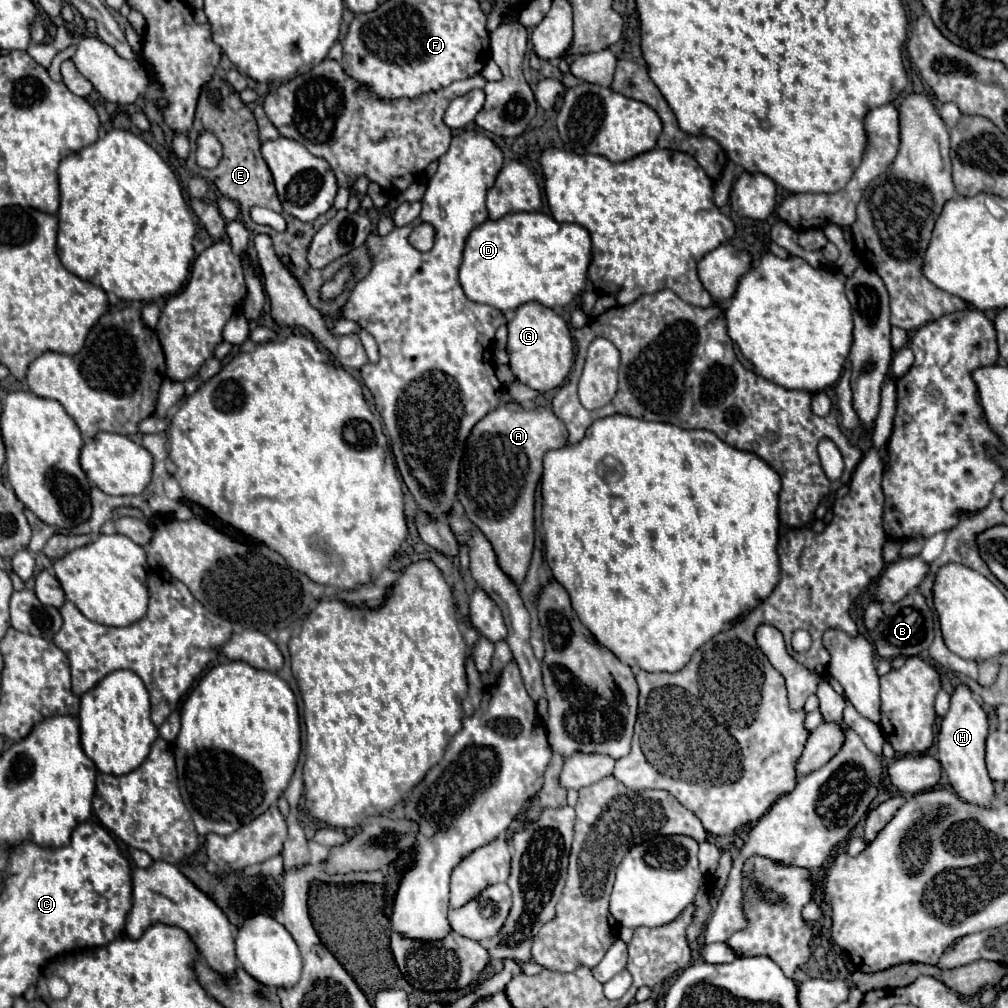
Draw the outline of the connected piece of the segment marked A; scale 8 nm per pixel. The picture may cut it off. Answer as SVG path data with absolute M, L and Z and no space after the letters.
M500 404L492 412L488 412L470 432L466 440L464 458L460 462L458 474L458 492L456 500L462 504L468 520L490 540L496 560L500 560L500 568L512 576L512 582L520 586L524 582L526 570L530 566L532 548L534 548L534 492L536 484L542 476L542 456L548 450L560 448L566 444L568 432L562 420L558 420L546 408L534 410L510 410L508 406Z

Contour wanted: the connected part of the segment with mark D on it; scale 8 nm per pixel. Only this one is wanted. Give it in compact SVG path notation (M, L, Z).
M512 212L498 220L486 220L466 238L460 264L460 284L472 302L494 306L502 312L516 310L524 302L540 302L548 308L570 304L586 284L590 264L590 234L578 224L560 224L542 212Z

